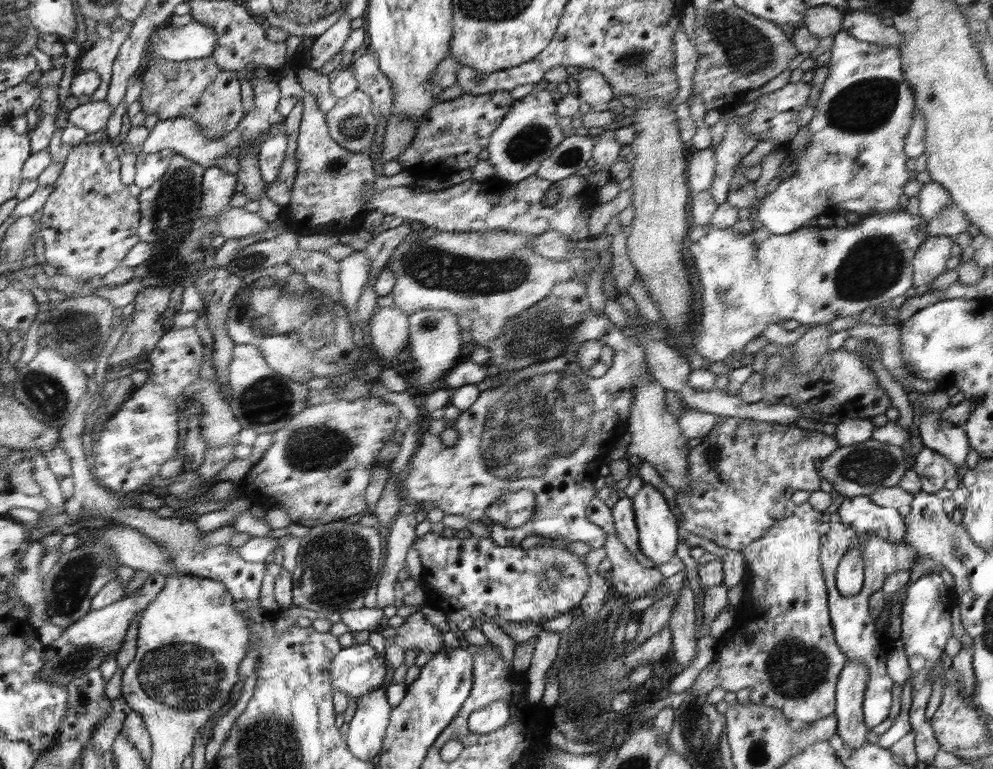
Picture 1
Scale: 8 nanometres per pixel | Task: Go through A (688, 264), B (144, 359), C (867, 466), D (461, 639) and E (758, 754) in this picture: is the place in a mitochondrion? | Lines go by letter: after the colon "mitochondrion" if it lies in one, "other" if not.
A: other
B: other
C: mitochondrion
D: other
E: mitochondrion

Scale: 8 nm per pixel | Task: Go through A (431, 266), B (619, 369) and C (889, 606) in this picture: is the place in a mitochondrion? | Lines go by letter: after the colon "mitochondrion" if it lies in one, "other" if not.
A: mitochondrion
B: other
C: other

